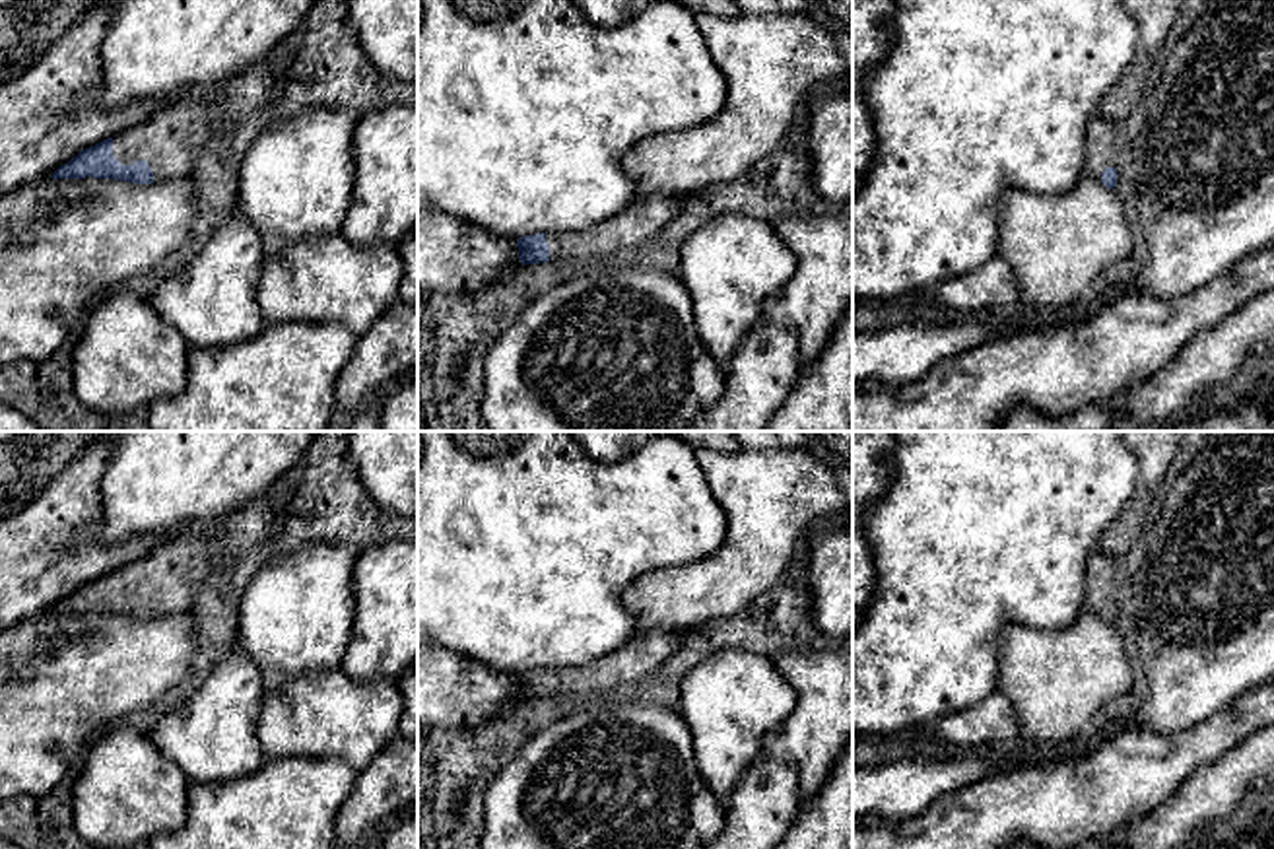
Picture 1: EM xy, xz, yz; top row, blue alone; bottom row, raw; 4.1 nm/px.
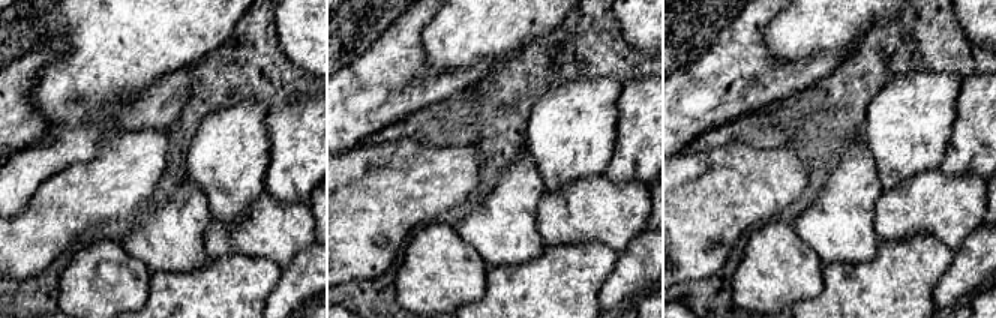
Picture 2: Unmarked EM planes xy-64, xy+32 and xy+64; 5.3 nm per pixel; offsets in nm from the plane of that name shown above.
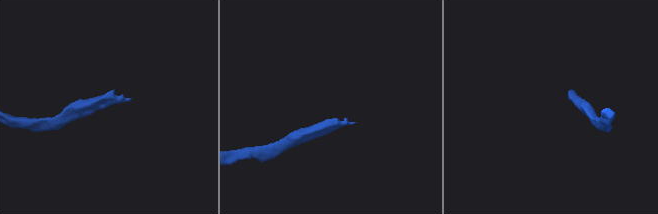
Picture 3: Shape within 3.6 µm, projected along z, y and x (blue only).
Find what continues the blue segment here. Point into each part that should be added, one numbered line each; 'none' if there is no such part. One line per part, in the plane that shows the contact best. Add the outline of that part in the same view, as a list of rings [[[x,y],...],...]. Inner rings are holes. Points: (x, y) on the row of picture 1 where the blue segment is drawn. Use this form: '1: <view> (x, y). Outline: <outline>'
1: xy (169, 140). Outline: [[[202,95],[171,101],[144,122],[113,136],[113,155],[122,165],[146,159],[153,183],[188,175],[200,152],[214,144],[221,126]]]

